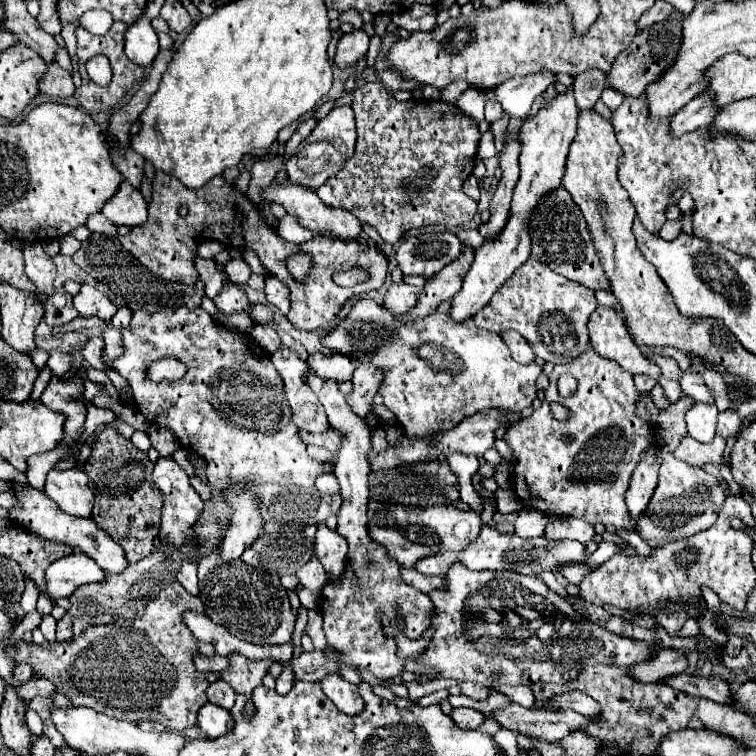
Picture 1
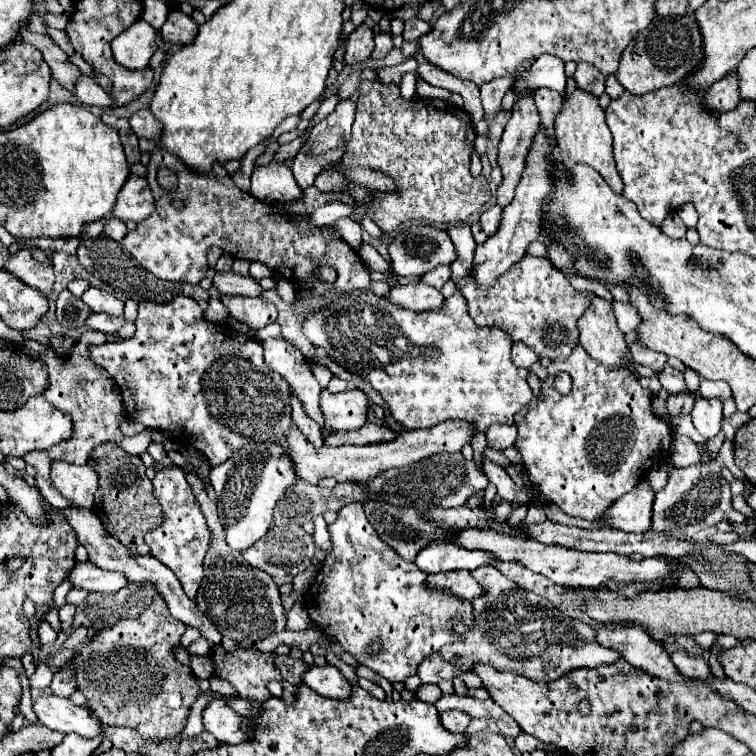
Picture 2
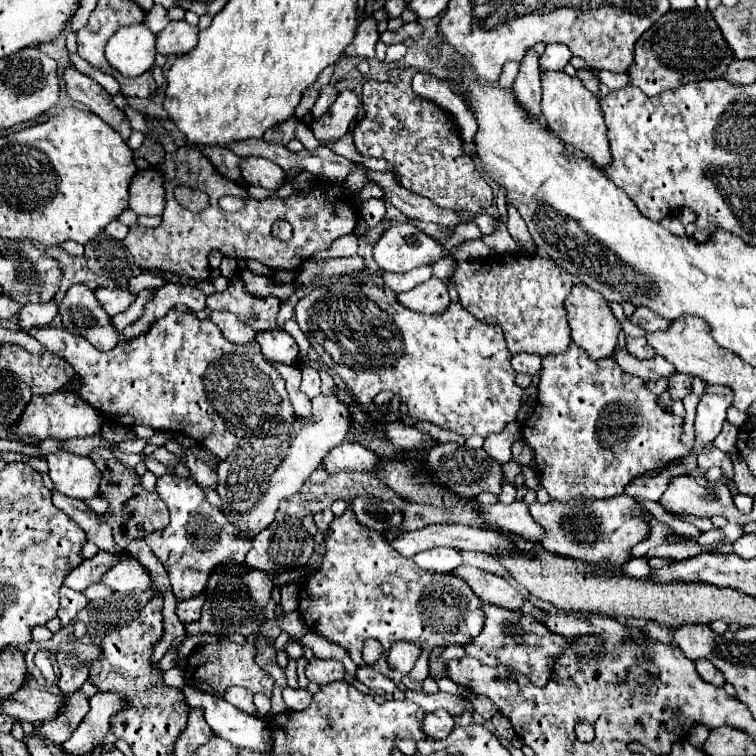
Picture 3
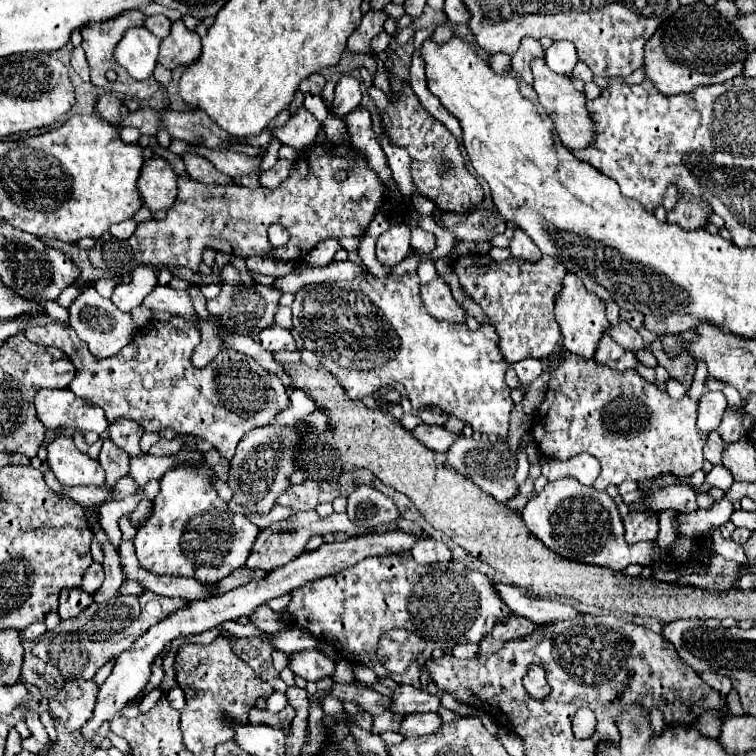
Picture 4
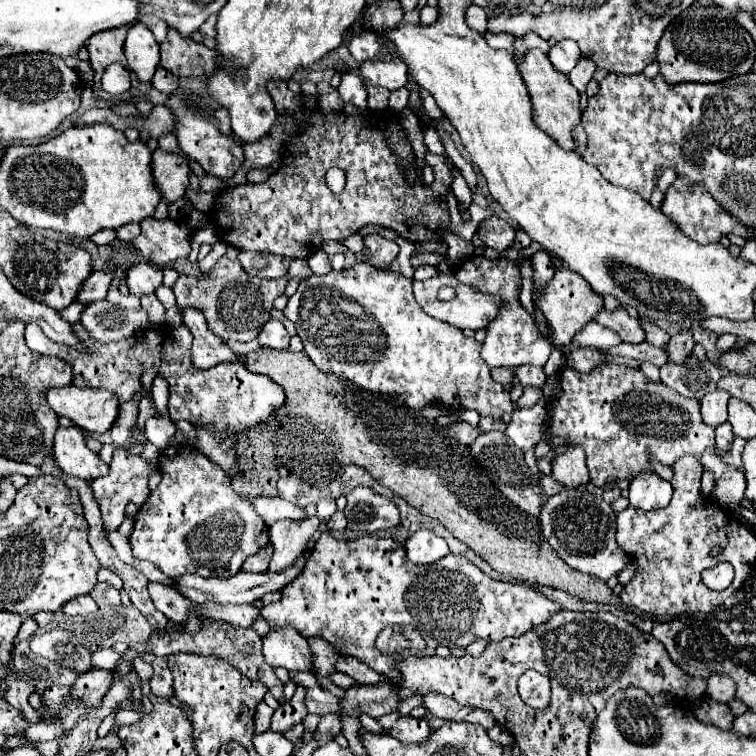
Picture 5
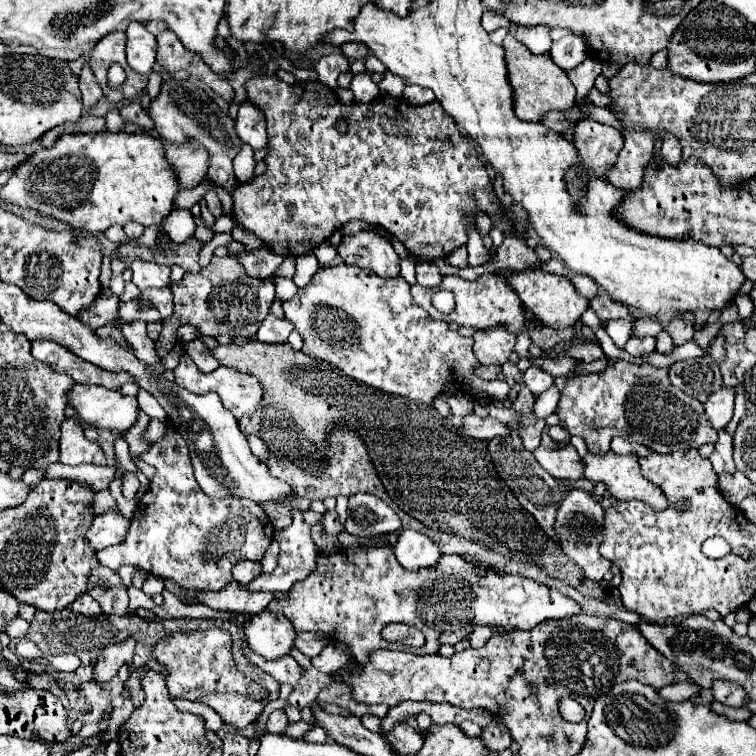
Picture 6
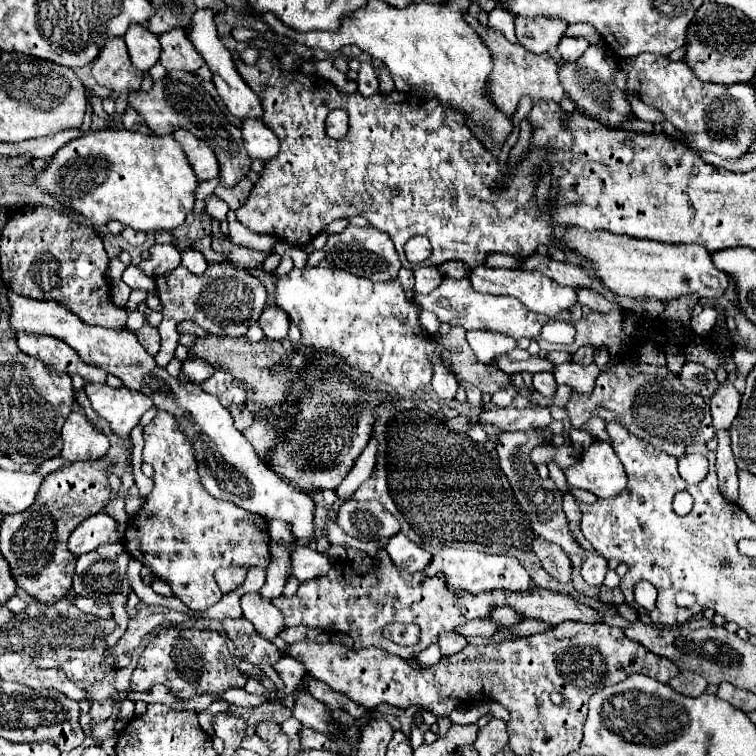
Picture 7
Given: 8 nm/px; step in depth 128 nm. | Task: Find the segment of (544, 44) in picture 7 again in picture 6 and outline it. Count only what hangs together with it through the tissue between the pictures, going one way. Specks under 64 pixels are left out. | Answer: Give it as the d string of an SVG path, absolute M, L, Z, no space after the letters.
M544 26L536 28L516 28L516 40L520 40L524 46L528 46L534 54L544 54L550 50L550 30Z

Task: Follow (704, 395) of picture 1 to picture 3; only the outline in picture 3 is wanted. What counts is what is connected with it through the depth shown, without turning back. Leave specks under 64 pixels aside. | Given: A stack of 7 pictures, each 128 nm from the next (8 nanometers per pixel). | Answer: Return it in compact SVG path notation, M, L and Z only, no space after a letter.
M616 350L614 358L626 372L636 374L642 380L658 380L658 378L670 380L676 374L676 368L668 364L668 360L664 360L662 356L656 356L652 360L636 360L626 350Z

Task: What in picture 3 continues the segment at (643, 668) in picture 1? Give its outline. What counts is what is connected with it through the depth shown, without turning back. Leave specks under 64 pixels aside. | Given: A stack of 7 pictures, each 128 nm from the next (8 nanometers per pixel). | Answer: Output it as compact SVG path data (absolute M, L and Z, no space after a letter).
M696 660L696 668L698 668L698 674L706 680L706 682L710 682L710 684L714 684L714 686L724 686L724 676L722 676L722 672L710 662L710 660Z

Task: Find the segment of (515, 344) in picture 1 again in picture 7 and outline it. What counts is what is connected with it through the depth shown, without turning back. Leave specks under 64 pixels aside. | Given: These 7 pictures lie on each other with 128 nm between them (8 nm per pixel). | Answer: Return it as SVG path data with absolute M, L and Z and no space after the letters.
M536 372L532 376L532 384L534 388L542 394L542 396L552 396L556 392L556 382L554 382L554 374L550 372Z

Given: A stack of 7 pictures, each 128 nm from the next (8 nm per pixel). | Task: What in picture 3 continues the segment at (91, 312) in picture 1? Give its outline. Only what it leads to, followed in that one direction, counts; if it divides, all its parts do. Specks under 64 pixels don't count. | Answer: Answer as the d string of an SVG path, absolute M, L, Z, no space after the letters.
M96 288L94 296L100 302L100 306L104 308L104 312L108 312L108 316L116 316L116 314L124 312L136 298L128 290L110 290L110 288Z

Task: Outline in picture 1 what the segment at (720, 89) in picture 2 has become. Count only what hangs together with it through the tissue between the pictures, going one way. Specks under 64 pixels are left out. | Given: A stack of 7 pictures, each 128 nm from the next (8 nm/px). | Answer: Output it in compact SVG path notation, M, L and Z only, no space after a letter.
M702 94L692 98L684 108L680 108L680 112L676 112L676 116L672 116L670 120L672 138L694 132L696 128L704 128L704 124L708 124L708 120L716 116L716 108L712 108L712 104L708 104L706 98L708 96Z

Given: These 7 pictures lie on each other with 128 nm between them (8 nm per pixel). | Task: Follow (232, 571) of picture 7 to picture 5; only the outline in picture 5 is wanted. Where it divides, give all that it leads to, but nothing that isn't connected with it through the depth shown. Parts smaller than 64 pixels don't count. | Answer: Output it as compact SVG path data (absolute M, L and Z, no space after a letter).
M268 542L266 546L260 548L260 552L256 552L254 556L250 556L246 560L246 564L242 566L242 570L244 572L266 572L266 568L270 564L270 558L272 558L272 550L270 550L270 542Z

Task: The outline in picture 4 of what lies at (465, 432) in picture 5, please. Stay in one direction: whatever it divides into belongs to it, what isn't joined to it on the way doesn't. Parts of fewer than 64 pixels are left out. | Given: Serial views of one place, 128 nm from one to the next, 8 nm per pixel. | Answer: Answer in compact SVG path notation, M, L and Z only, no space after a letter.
M420 424L410 432L412 432L414 438L418 438L418 442L424 442L428 448L432 448L436 452L444 452L452 444L452 440L456 440L456 436L450 434L444 426Z

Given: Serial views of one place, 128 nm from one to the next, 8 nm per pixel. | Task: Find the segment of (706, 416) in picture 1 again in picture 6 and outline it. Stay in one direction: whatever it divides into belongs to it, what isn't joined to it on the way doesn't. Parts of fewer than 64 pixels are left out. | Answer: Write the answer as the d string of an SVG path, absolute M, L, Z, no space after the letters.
M726 386L720 388L712 396L708 396L704 408L706 408L708 422L716 430L724 428L732 420L732 414L734 414L734 390L726 388Z

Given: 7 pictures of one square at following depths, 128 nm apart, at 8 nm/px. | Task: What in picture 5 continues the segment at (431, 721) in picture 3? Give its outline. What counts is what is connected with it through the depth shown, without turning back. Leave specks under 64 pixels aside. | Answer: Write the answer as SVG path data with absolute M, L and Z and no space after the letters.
M402 716L392 728L390 734L400 742L424 742L430 736L432 728L424 718Z

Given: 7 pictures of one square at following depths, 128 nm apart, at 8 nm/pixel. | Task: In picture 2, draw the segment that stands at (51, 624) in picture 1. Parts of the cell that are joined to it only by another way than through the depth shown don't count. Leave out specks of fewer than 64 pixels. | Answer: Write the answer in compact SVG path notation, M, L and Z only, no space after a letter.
M44 620L44 624L40 624L38 634L40 634L40 642L42 644L52 644L56 640L56 636L58 636L58 632L46 620Z

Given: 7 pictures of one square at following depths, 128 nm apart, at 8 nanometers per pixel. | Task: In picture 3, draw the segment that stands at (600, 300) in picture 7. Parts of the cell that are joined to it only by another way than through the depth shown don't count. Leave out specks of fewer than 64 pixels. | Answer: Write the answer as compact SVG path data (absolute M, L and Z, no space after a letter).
M626 338L626 350L638 358L638 360L650 360L656 356L656 352L652 350L652 346L646 342L646 338Z

